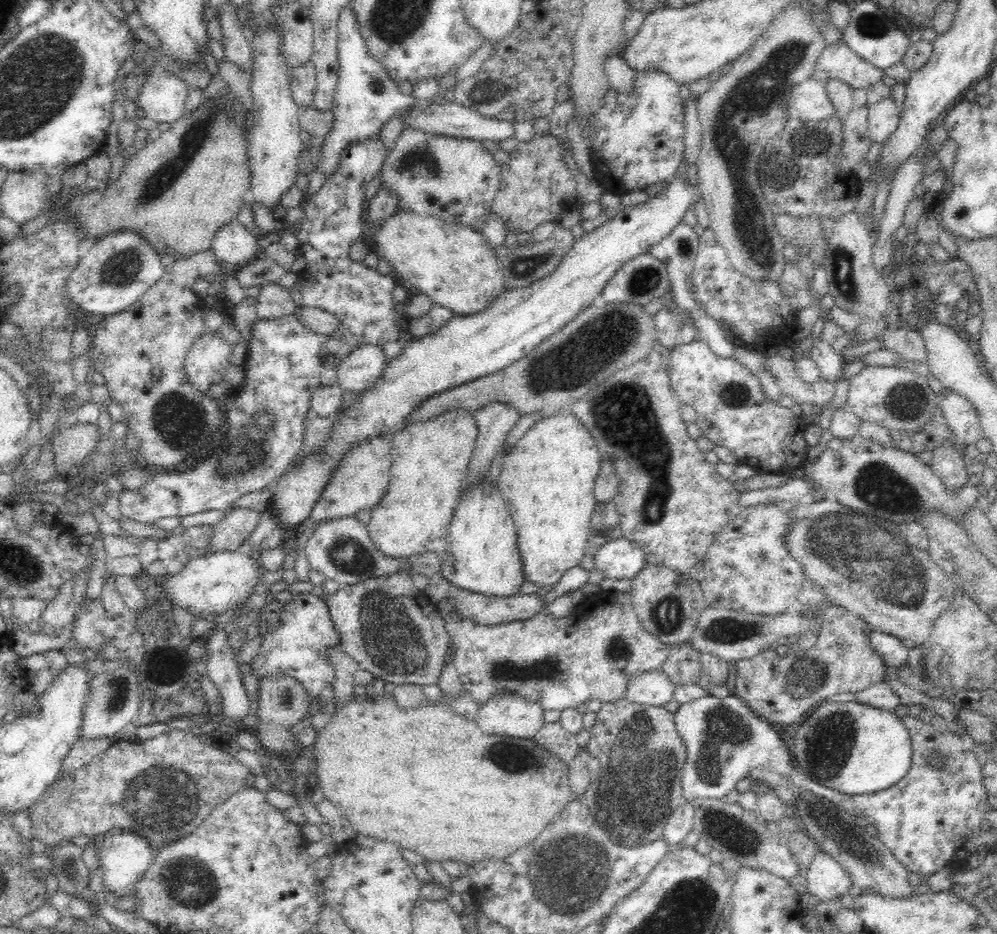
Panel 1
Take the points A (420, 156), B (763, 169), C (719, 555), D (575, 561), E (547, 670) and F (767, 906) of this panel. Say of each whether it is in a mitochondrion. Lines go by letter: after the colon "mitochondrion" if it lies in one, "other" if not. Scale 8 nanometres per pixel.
A: mitochondrion
B: mitochondrion
C: other
D: other
E: mitochondrion
F: other

